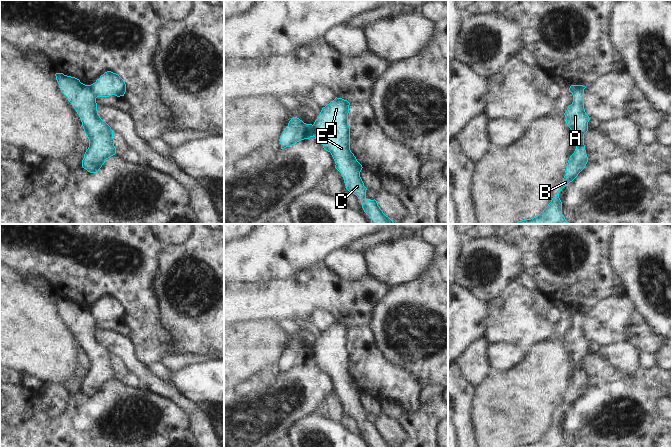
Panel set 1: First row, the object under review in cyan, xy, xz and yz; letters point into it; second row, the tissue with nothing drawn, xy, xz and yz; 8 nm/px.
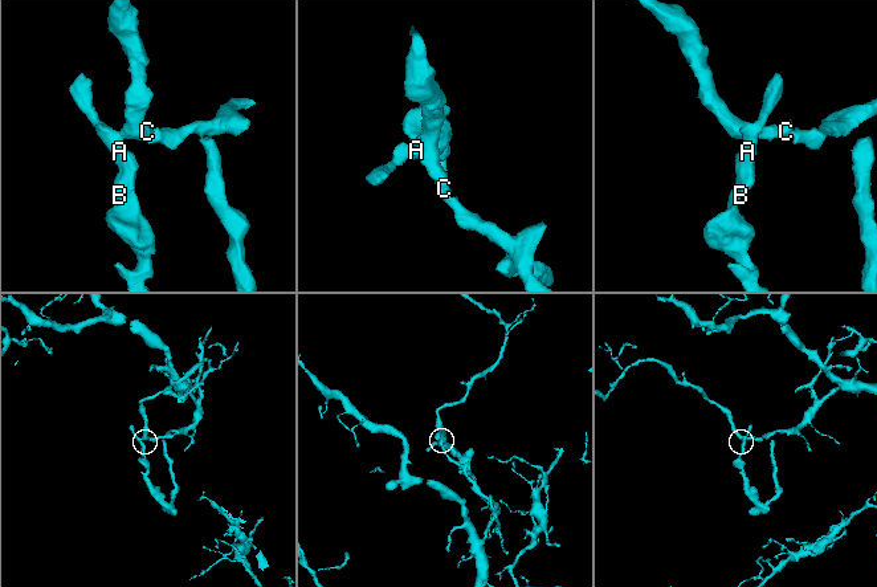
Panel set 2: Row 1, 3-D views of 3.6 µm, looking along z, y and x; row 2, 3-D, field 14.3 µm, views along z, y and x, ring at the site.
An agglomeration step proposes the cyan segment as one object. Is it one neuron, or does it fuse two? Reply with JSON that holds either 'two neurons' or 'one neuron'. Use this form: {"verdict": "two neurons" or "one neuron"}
{"verdict": "two neurons"}

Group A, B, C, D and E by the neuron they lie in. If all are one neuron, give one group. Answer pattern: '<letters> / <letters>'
A B / C D E

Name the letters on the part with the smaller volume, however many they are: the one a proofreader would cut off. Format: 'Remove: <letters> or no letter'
Remove: A, B.

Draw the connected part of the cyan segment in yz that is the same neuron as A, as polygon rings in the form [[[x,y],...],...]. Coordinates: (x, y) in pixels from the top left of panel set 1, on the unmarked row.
[[[577,311],[571,317],[573,326],[568,330],[564,339],[567,350],[577,364],[577,370],[568,384],[566,398],[556,420],[552,422],[548,430],[538,440],[519,445],[517,448],[569,448],[562,438],[562,426],[559,417],[578,400],[588,386],[584,358],[588,355],[588,346],[590,344],[584,333],[584,314]]]

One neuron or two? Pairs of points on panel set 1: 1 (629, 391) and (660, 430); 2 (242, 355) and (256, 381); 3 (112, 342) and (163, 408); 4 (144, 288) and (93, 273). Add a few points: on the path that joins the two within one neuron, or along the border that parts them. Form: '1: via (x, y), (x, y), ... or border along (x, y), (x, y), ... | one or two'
1: via (639, 401), (650, 420) | one
2: border along (268, 367), (252, 374), (234, 387) | two
3: border along (148, 388), (170, 398) | two
4: via (131, 278), (128, 275), (106, 275) | one

